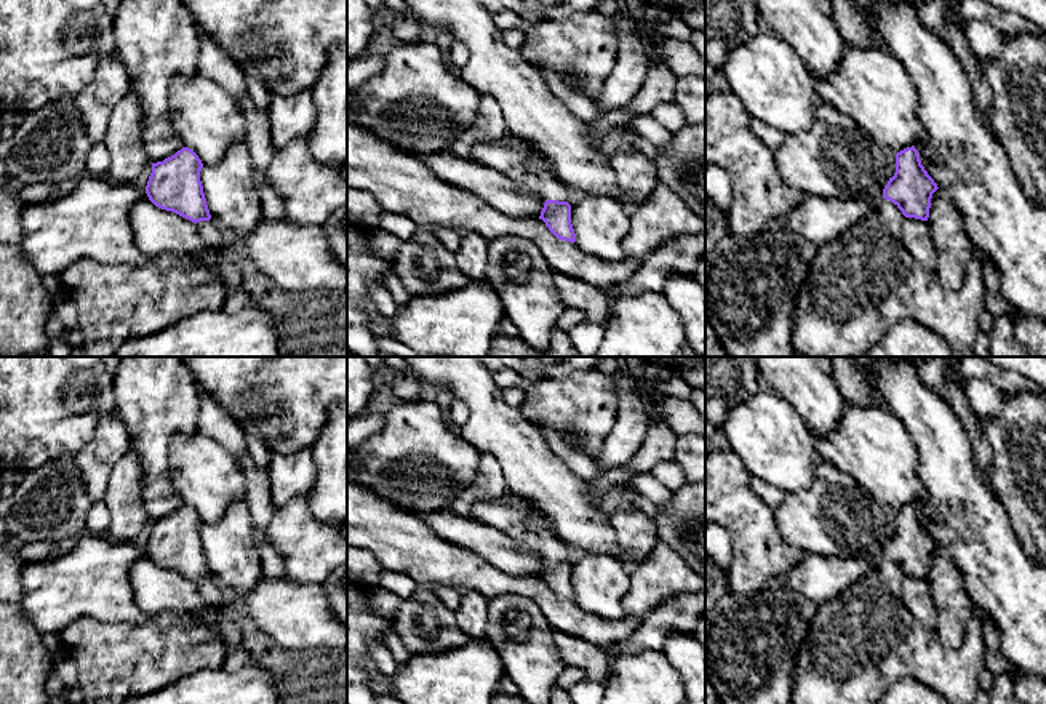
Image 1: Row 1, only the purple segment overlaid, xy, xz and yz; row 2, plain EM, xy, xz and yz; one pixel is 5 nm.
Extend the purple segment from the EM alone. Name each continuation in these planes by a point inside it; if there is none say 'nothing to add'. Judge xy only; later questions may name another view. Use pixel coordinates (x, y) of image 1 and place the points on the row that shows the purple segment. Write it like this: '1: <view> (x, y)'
nothing to add

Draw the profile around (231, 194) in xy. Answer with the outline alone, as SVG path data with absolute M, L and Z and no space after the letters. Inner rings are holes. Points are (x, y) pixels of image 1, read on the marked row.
M242 141L230 144L219 163L203 165L200 171L210 214L234 232L238 245L264 219L253 165L248 146Z

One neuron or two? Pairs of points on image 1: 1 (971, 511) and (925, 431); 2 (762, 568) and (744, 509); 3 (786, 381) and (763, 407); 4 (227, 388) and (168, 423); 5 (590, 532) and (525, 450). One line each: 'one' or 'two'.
1: one
2: one
3: two
4: two
5: one

